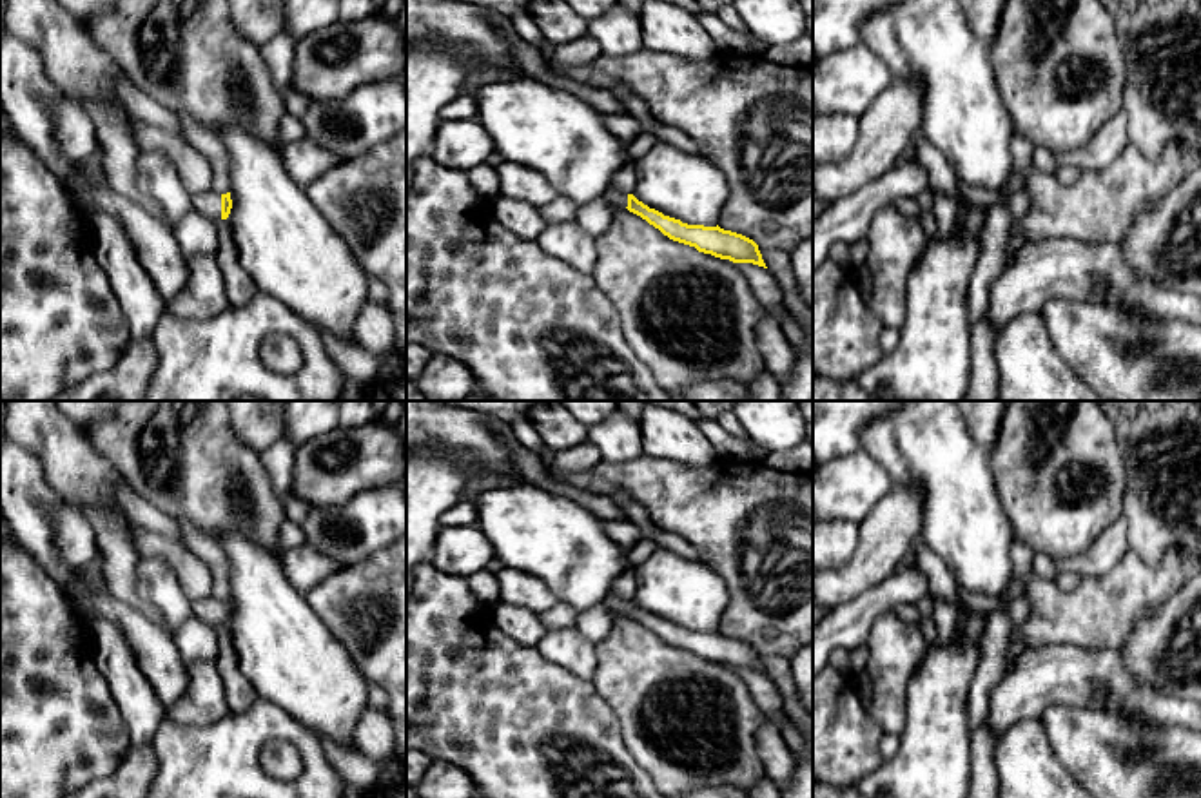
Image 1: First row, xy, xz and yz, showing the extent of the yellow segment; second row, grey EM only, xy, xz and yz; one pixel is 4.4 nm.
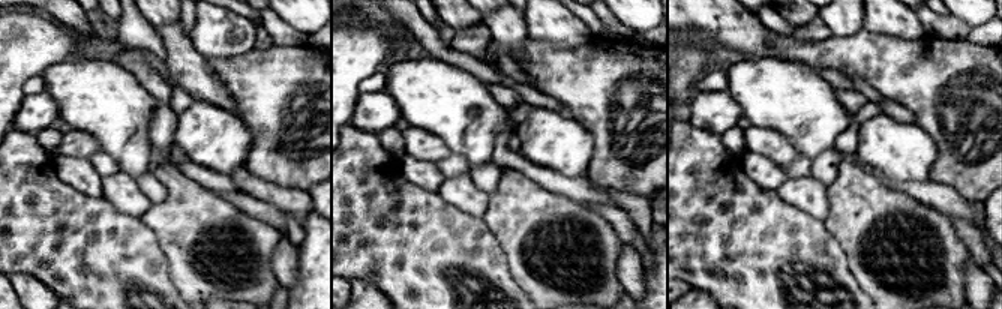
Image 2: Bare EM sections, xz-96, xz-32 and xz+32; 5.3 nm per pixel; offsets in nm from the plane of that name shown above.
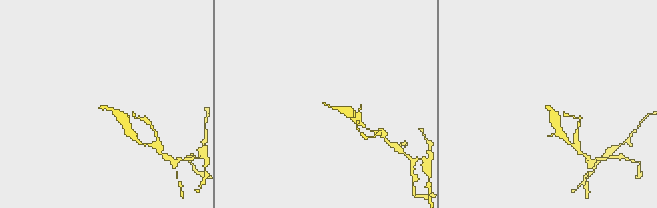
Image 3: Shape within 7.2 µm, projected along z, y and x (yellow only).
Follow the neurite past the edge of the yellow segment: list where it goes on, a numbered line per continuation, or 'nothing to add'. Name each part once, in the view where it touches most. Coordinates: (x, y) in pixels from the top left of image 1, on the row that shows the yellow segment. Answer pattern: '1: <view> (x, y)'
1: xy (209, 204)

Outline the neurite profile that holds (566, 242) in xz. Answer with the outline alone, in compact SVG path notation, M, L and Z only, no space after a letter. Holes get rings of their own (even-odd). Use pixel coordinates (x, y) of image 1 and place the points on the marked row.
M575 221L546 225L535 241L553 259L584 274L591 274L597 265L597 239Z

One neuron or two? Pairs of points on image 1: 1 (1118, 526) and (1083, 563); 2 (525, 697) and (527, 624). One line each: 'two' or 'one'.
1: one
2: two

